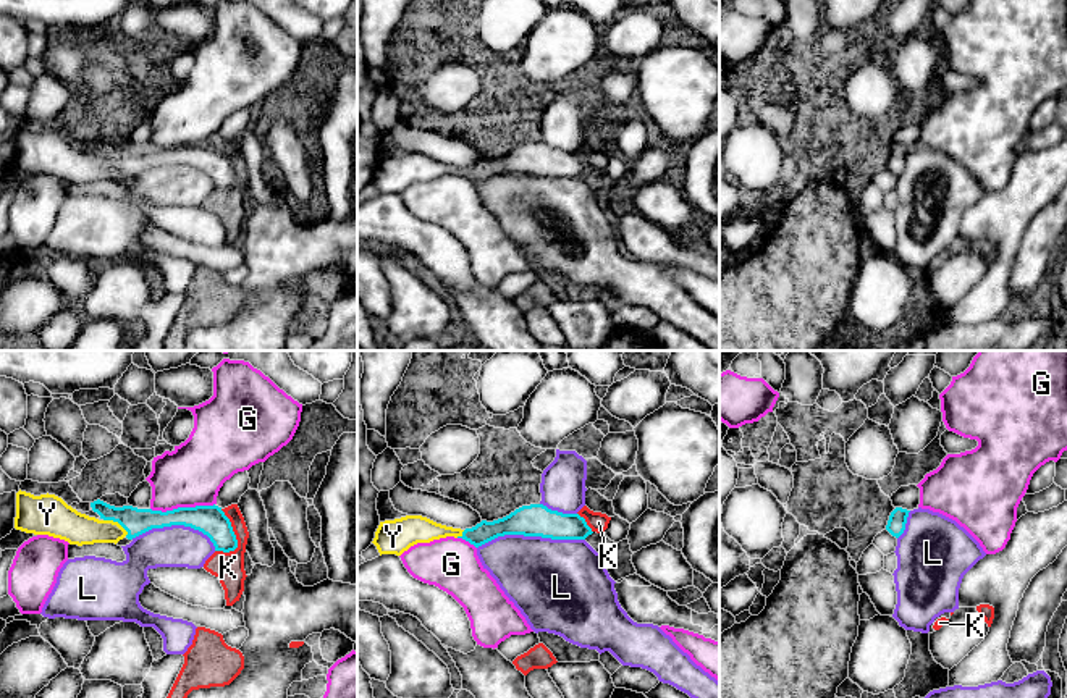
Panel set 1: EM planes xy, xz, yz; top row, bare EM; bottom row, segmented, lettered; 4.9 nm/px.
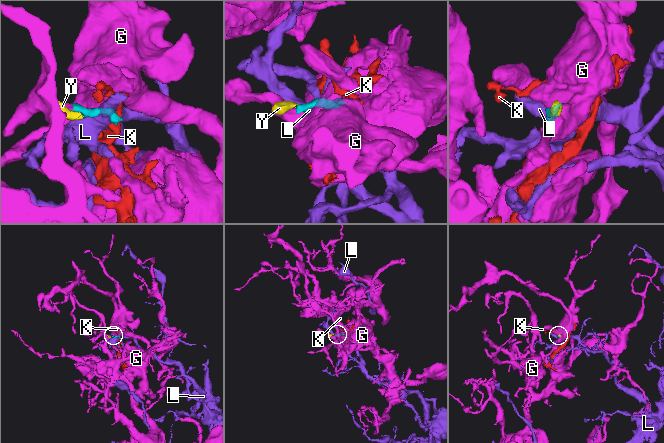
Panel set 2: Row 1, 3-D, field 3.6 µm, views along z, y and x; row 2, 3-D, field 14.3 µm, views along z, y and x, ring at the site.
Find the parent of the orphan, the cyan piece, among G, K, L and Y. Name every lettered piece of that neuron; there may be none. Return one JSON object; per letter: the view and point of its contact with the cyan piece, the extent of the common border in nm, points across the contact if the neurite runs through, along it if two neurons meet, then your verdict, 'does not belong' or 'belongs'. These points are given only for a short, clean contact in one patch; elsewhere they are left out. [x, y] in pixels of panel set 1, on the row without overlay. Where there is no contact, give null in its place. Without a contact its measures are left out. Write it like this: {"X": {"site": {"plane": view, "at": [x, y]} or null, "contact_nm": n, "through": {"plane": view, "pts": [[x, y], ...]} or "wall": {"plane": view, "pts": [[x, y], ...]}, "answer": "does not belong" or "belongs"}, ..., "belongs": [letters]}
{"G": {"site": {"plane": "xy", "at": [181, 146]}, "contact_nm": 320, "answer": "does not belong"}, "K": {"site": {"plane": "xy", "at": [233, 170]}, "contact_nm": 220, "wall": {"plane": "xy", "pts": [[220, 147], [228, 157], [236, 178], [236, 185], [228, 191]]}, "answer": "does not belong"}, "L": {"site": {"plane": "xz", "at": [531, 173]}, "contact_nm": 550, "answer": "does not belong"}, "Y": {"site": {"plane": "xy", "at": [117, 159]}, "contact_nm": 150, "through": {"plane": "xy", "pts": [[134, 159], [117, 159], [110, 165], [67, 162]]}, "answer": "belongs"}, "belongs": ["Y"]}

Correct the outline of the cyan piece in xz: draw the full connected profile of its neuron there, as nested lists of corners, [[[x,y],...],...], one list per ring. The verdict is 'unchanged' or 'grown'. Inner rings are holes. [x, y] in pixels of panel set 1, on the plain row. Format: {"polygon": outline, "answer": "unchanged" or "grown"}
{"polygon": [[[543,142],[522,144],[509,153],[487,160],[482,158],[472,166],[453,166],[436,162],[422,153],[406,153],[380,160],[373,183],[382,192],[401,194],[417,181],[454,174],[462,176],[475,186],[504,173],[542,174],[551,178],[585,178],[592,166],[579,152],[563,152]]], "answer": "grown"}

